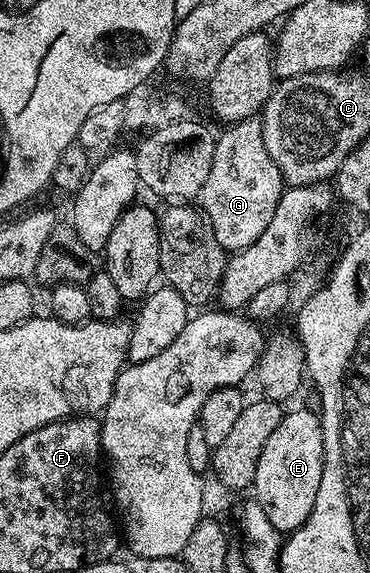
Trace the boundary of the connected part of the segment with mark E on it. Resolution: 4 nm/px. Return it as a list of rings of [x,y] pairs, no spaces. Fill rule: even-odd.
[[[290,410],[284,413],[281,424],[277,424],[277,432],[269,436],[265,448],[261,448],[261,460],[257,460],[257,472],[253,483],[254,501],[258,502],[261,512],[269,516],[269,524],[280,532],[290,532],[301,528],[305,520],[309,520],[309,512],[313,512],[313,504],[317,504],[317,488],[321,488],[321,472],[323,471],[323,419],[311,410]]]

